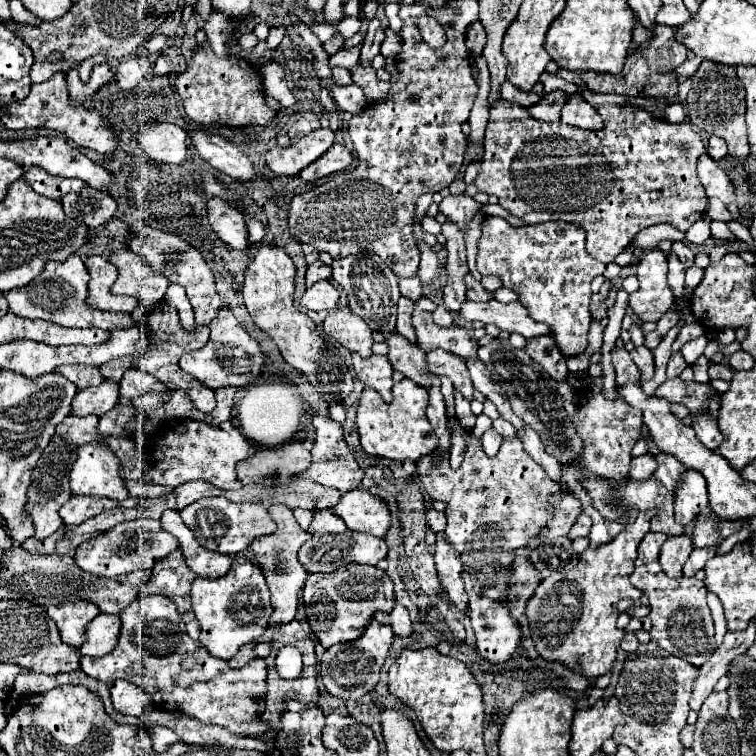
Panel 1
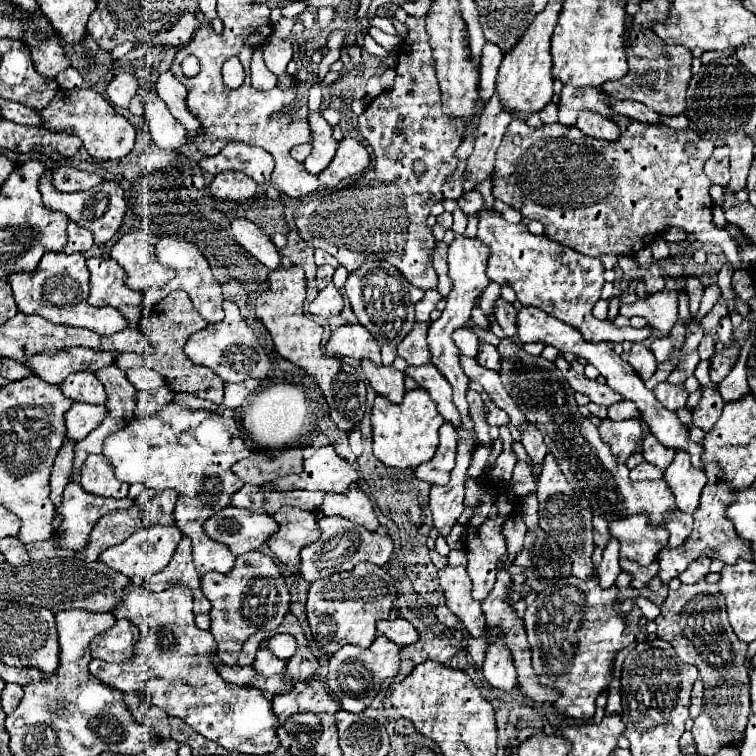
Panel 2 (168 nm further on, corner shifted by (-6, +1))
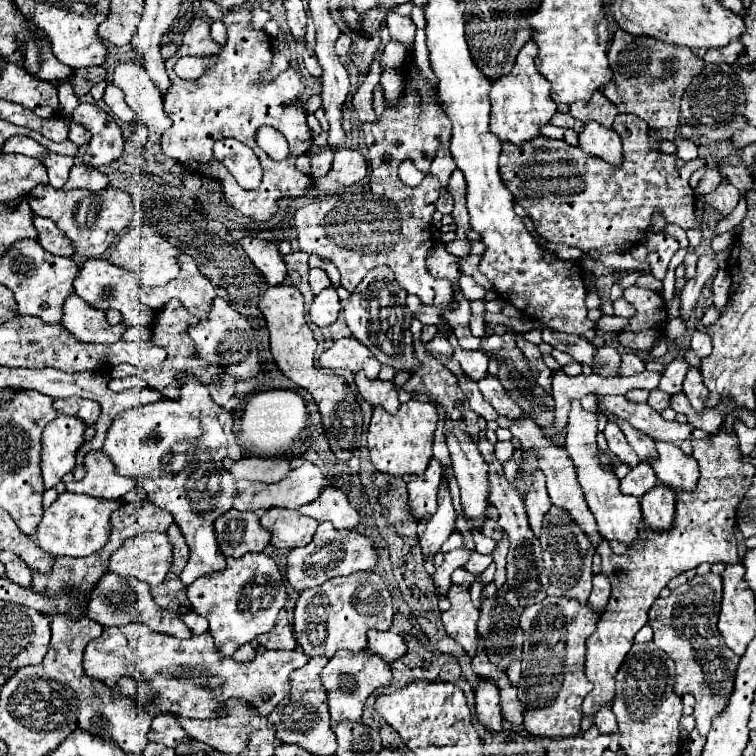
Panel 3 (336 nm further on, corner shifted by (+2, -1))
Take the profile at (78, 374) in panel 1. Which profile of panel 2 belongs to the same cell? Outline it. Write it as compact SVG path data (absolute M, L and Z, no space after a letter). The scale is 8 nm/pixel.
M78 372L72 374L60 384L64 396L72 402L86 402L86 404L106 404L106 392L100 380L92 372Z

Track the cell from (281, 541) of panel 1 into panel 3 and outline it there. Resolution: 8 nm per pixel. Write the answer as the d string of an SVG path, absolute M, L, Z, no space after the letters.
M270 508L262 518L262 526L270 530L270 544L278 550L292 550L312 540L318 522L288 508Z

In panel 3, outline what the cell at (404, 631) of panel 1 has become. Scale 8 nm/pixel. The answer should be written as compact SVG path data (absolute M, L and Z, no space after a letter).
M370 630L368 632L368 650L380 654L386 662L394 662L406 654L406 640L400 634L390 630Z

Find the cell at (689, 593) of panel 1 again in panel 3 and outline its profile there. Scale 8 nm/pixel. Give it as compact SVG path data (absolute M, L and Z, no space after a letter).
M708 572L704 576L694 576L686 584L672 590L668 598L658 598L650 612L648 624L654 630L654 644L664 650L676 664L676 694L686 690L694 694L694 720L696 730L706 736L710 724L716 716L720 716L732 696L736 666L740 656L728 650L724 638L718 632L718 612L722 602L722 582L720 576Z

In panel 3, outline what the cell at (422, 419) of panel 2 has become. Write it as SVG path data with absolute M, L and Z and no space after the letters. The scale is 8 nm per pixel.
M418 400L400 404L396 414L388 414L384 408L376 406L368 428L368 450L376 470L390 476L422 474L428 466L428 458L432 456L432 438L438 420L436 406Z

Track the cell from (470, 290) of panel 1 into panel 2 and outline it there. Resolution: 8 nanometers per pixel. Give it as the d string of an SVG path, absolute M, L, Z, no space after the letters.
M502 298L496 302L496 320L508 338L516 336L516 310Z

